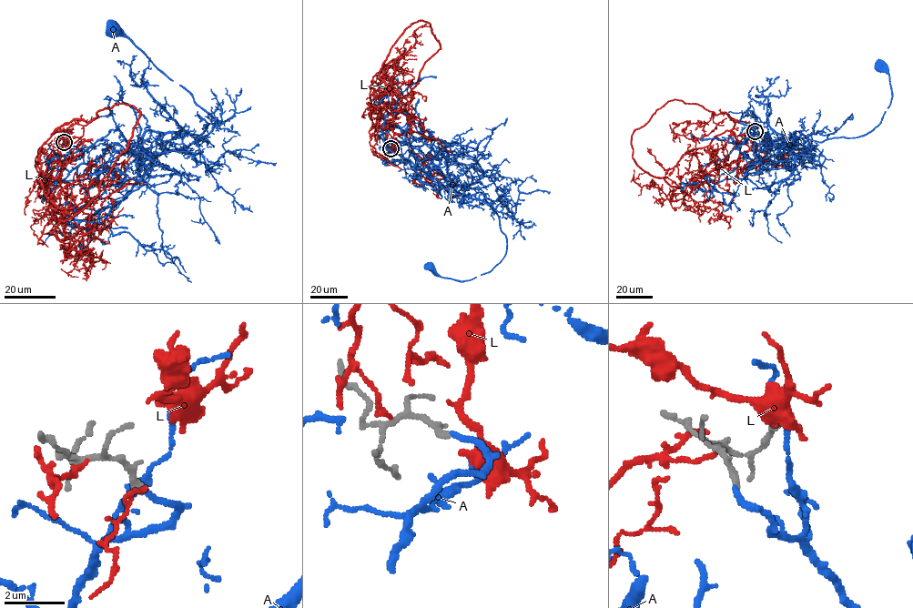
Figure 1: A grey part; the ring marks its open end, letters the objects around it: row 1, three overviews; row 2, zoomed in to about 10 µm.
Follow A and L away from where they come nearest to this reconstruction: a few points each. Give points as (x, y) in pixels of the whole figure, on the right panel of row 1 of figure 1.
A: (755, 131), (765, 153), (792, 169), (803, 137), (865, 136), (892, 97), (878, 65)
L: (754, 128), (723, 161), (698, 177), (686, 195), (668, 177), (654, 177), (638, 165), (632, 157), (633, 134)

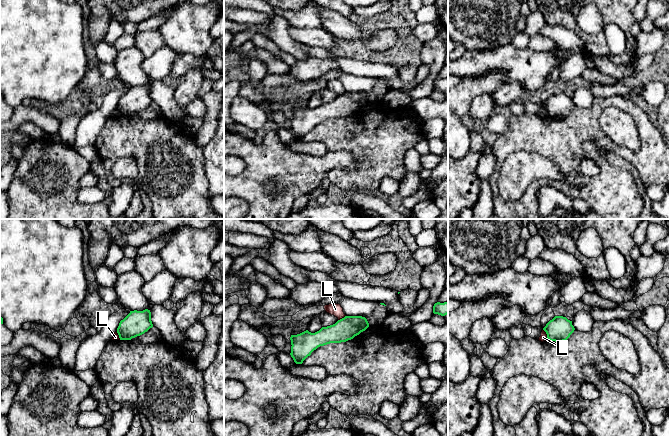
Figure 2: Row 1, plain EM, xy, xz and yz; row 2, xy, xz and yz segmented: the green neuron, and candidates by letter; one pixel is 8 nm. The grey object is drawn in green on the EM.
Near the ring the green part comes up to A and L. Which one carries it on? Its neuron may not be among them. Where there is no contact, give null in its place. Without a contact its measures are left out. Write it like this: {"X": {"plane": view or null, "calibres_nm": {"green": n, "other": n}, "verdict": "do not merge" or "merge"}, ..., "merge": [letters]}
{"A": {"plane": null, "verdict": "merge"}, "L": {"plane": "yz", "calibres_nm": {"green": 200, "other": 60}, "verdict": "do not merge"}, "merge": ["A"]}

